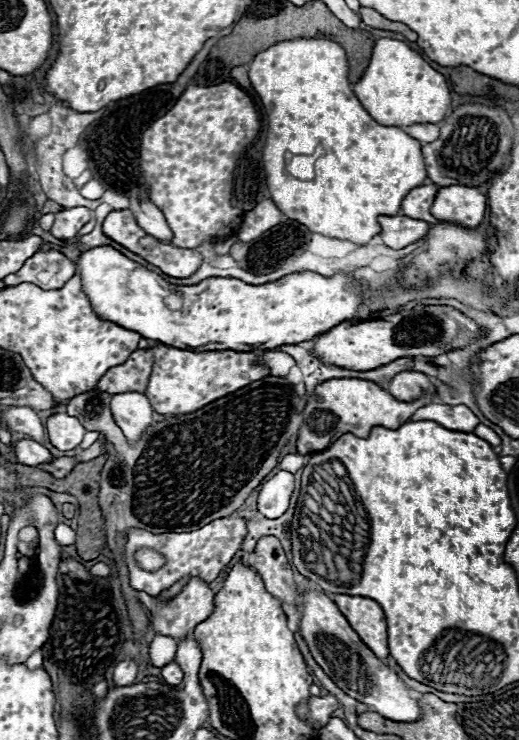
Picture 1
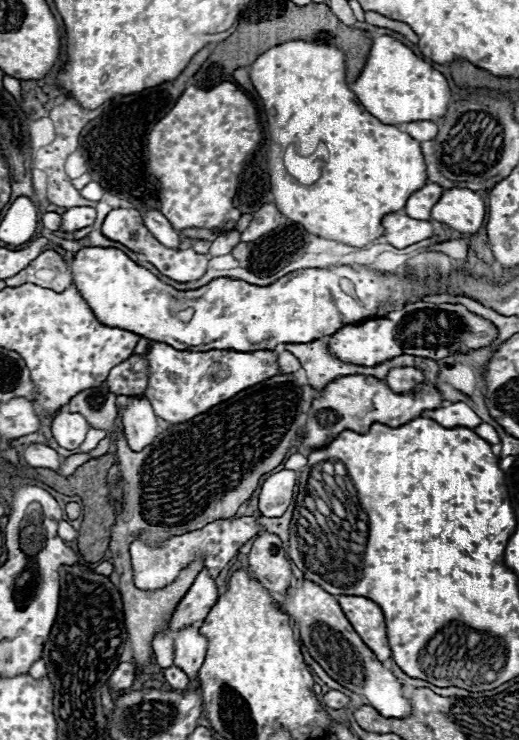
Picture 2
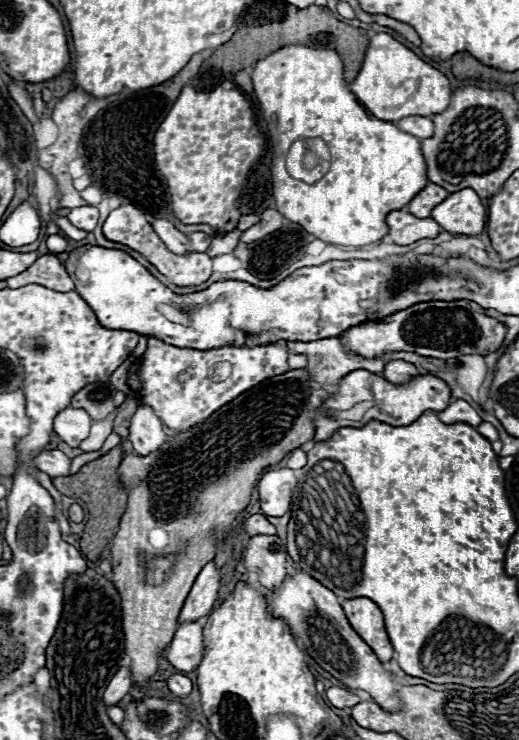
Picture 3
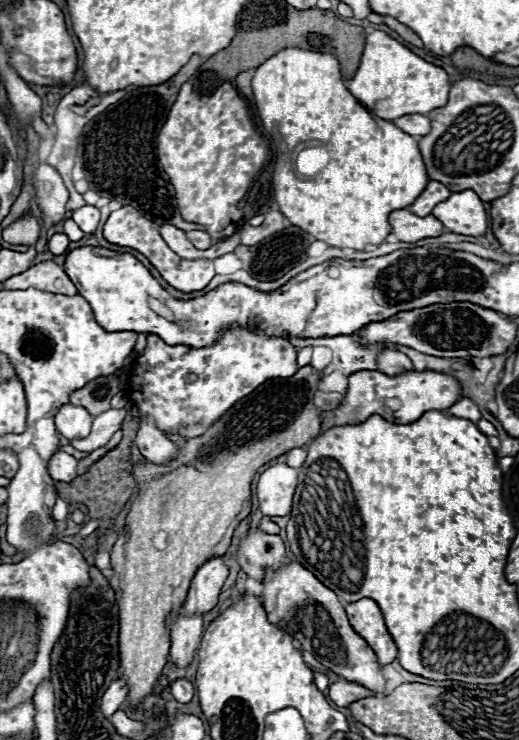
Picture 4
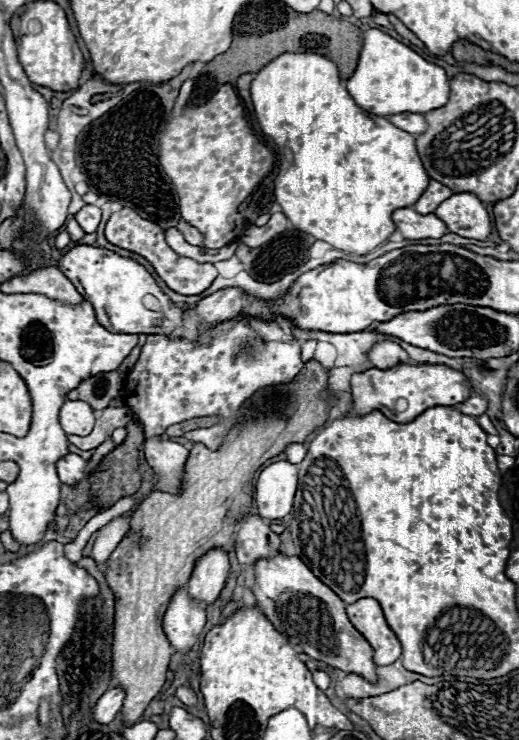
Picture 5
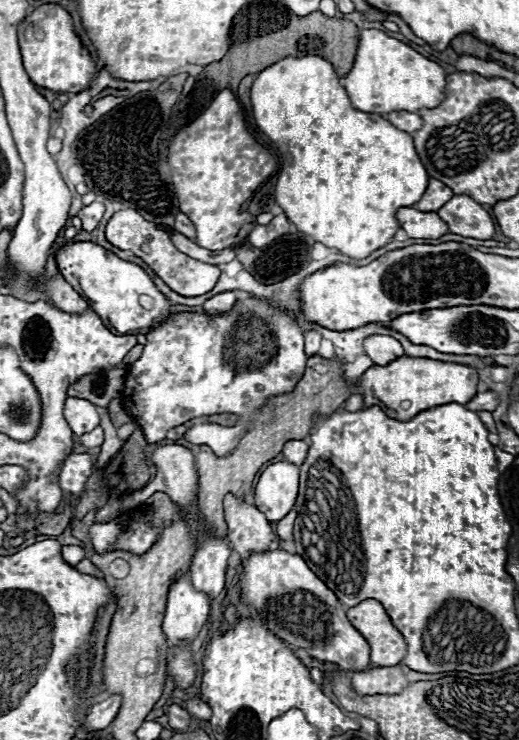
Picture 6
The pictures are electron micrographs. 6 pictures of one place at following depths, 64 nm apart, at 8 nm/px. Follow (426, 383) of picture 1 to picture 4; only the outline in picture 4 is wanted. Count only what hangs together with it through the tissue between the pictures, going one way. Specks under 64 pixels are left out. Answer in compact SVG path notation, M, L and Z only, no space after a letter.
M386 346L386 348L382 348L382 350L378 352L376 364L378 364L378 370L380 370L380 372L390 374L390 376L394 376L396 372L412 370L410 358L408 358L404 352L400 352L400 350L396 350L396 348L390 348L390 346Z

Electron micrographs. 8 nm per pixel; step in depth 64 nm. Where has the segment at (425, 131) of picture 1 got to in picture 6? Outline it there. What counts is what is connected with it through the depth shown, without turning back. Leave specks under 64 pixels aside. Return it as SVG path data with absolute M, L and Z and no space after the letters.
M400 110L400 112L382 114L382 116L384 116L388 122L392 122L398 130L404 130L404 132L408 132L408 134L416 132L416 128L422 128L422 120L420 120L420 116L414 114L414 112L404 112L404 110Z

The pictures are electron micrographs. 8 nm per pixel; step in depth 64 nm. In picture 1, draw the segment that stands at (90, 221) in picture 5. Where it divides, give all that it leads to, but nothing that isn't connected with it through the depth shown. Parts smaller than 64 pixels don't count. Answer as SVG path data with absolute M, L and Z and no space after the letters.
M76 206L76 208L64 208L62 212L56 214L54 226L52 226L52 234L60 240L70 240L78 234L78 230L88 224L92 220L94 212L84 208L84 206Z

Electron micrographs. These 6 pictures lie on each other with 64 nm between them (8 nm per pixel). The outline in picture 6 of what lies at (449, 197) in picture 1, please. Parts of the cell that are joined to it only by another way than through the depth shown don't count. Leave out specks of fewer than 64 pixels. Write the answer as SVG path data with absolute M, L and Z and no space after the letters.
M454 196L438 210L438 214L448 224L452 234L464 238L490 240L496 232L492 216L482 208L482 204L468 196Z

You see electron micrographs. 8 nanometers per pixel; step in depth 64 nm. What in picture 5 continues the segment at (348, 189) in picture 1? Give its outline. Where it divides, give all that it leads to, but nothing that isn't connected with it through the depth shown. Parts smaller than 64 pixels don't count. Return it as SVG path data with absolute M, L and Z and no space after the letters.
M286 52L266 64L252 82L252 104L260 128L278 146L278 176L274 196L282 212L294 224L316 240L364 256L384 244L396 230L392 212L416 204L430 176L414 146L414 136L396 128L382 116L374 116L356 106L352 96L340 84L338 68L332 60L318 54Z

